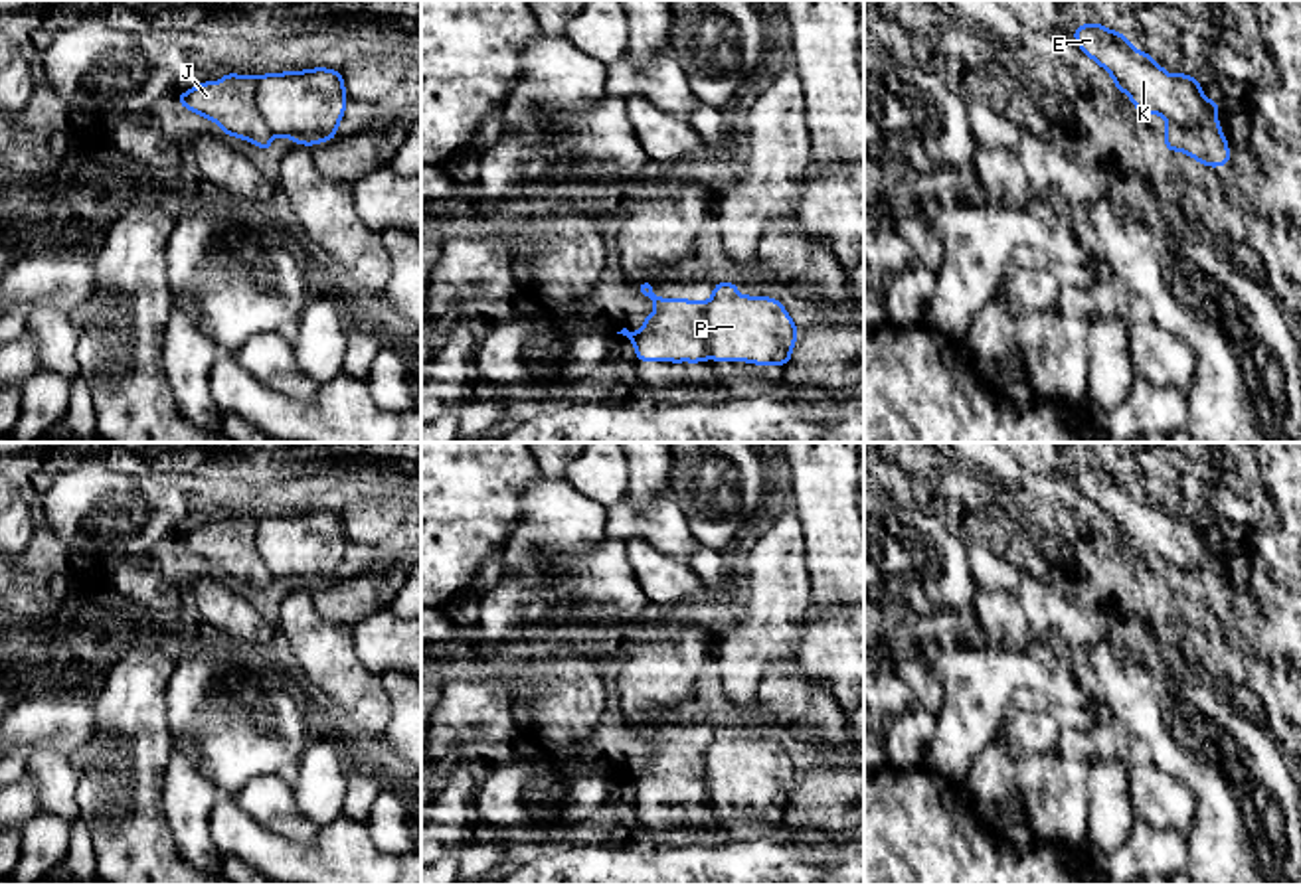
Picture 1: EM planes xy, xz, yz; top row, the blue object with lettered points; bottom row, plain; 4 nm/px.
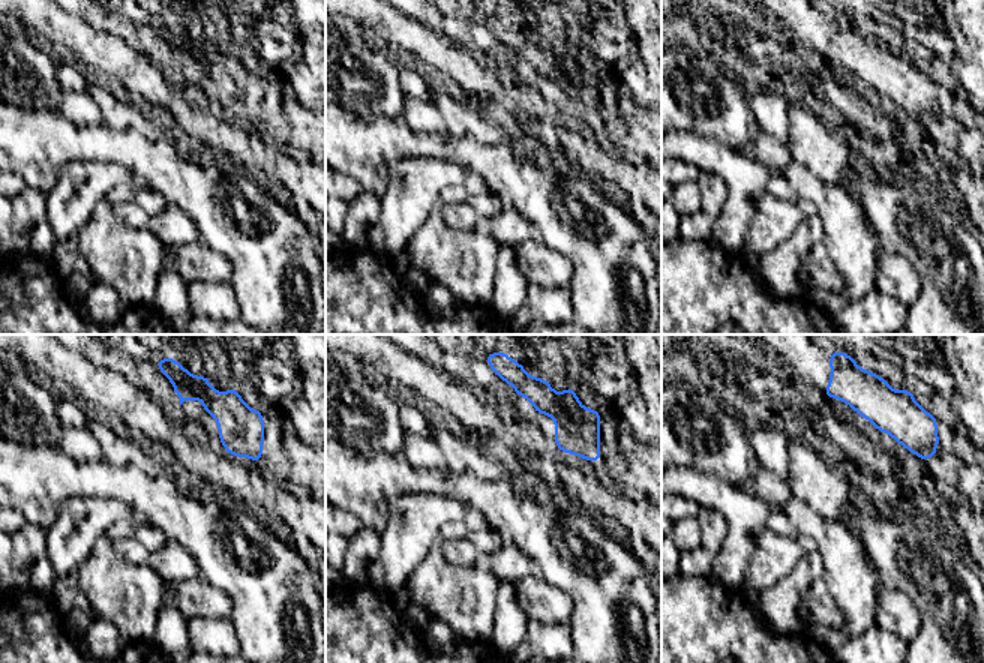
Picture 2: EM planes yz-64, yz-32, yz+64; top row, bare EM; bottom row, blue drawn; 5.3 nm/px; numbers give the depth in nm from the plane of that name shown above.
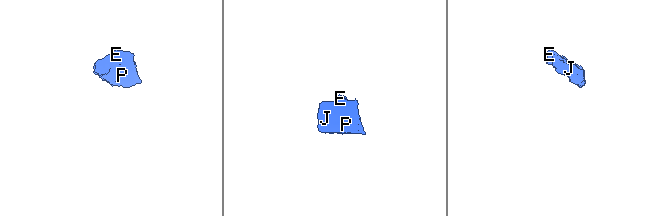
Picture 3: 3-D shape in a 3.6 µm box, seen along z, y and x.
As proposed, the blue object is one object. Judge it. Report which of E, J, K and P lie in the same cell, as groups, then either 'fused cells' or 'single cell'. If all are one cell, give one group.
E K P / J | fused cells

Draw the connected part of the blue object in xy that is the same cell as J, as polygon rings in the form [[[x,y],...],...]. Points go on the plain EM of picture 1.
[[[223,516],[219,525],[202,523],[194,531],[176,537],[174,543],[217,565],[225,573],[225,579],[251,583],[261,595],[267,595],[273,591],[273,575],[257,551],[255,531],[255,520]]]

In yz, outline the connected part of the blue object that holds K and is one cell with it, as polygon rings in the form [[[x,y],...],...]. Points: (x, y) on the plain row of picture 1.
[[[1099,464],[1074,470],[1082,494],[1111,516],[1117,535],[1125,533],[1141,557],[1163,557],[1167,567],[1196,571],[1214,563],[1198,522],[1169,518],[1149,496],[1137,494],[1121,476]]]

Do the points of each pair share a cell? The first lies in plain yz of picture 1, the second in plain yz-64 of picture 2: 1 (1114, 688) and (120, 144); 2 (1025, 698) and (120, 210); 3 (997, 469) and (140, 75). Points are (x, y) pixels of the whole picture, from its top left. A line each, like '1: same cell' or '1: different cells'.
1: same cell
2: different cells
3: different cells

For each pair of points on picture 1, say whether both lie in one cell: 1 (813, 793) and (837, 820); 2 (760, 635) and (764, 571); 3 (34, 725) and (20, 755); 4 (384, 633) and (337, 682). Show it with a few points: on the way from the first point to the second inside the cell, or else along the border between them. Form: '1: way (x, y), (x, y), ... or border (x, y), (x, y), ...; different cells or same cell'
1: way (819, 799), (831, 814); same cell
2: way (764, 619), (764, 587); same cell
3: border (20, 743), (30, 743), (36, 749); different cells
4: border (348, 627), (358, 660), (380, 676); different cells

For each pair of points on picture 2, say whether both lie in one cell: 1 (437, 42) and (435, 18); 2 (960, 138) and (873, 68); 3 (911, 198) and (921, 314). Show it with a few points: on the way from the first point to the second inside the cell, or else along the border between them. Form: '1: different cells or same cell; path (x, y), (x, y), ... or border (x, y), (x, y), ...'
1: different cells; border (407, 15), (437, 32)
2: different cells; border (942, 116), (936, 119)
3: same cell; path (918, 227), (932, 243), (932, 285)

